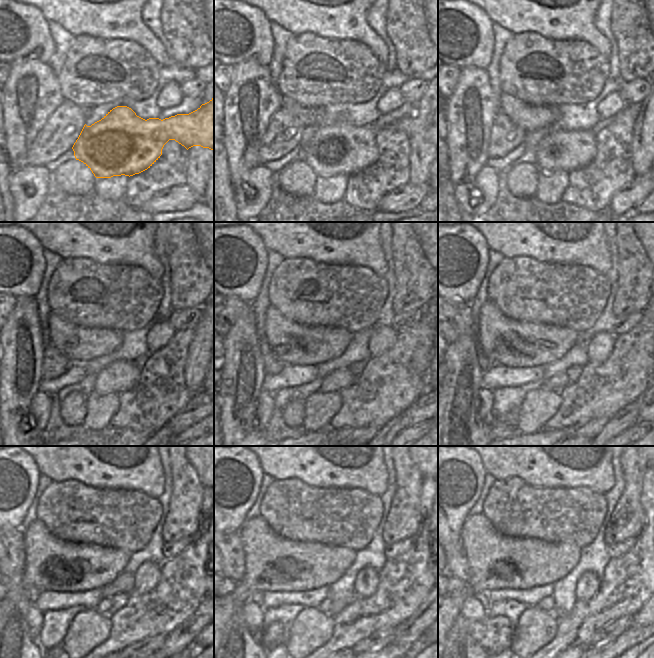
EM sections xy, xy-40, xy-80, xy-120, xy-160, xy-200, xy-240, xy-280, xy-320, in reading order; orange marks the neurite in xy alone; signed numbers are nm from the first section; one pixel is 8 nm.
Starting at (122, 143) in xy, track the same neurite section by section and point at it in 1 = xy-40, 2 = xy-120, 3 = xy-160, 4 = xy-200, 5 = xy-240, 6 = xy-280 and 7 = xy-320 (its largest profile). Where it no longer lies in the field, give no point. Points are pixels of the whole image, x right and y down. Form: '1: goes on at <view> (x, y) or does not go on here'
1: goes on at xy-40 (341, 148)
2: goes on at xy-120 (120, 376)
3: goes on at xy-160 (341, 378)
4: goes on at xy-200 (560, 380)
5: goes on at xy-240 (105, 605)
6: goes on at xy-280 (325, 606)
7: goes on at xy-320 (547, 604)

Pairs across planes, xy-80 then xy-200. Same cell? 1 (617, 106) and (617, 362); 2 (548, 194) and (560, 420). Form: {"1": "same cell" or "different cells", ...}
{"1": "different cells", "2": "different cells"}

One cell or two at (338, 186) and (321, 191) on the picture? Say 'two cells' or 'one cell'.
one cell

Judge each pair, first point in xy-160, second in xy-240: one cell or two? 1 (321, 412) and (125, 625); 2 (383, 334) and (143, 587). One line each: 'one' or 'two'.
1: two
2: one

